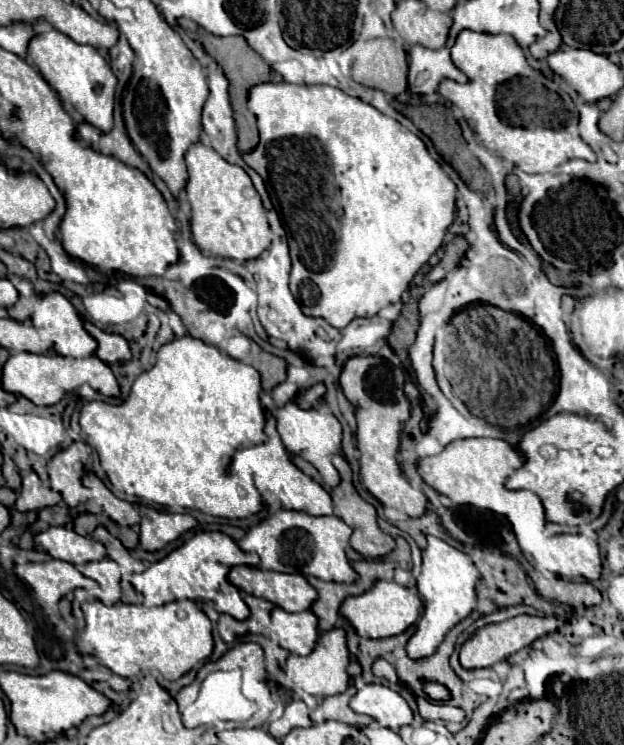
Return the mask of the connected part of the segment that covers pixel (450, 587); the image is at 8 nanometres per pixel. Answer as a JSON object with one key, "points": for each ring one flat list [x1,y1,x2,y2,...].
{"points":[[428,537,428,547,422,551,422,559,418,593,424,601,424,615,420,617,414,635,406,643,406,653,414,661,434,655,446,633,476,609,476,585,480,581,472,559,438,537]]}

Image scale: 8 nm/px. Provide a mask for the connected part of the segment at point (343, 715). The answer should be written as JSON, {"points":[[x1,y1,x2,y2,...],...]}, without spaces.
{"points":[[342,693,342,695,334,695,334,697,328,697,324,699,314,717,322,717,322,719,336,719,336,721,342,721,342,723,348,723,348,725,360,725,360,723,366,723,362,717,358,717,350,707,348,707,348,701,350,701,352,693]]}

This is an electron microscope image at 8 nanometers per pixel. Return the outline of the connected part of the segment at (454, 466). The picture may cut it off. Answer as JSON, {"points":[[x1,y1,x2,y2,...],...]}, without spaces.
{"points":[[458,439,446,445,440,455,420,459,418,473,432,489,436,489,440,495,450,497,456,505,472,505,472,507,490,509,494,513,506,515,514,527,526,525,524,537,530,537,528,525,540,525,540,533,542,533,542,527,546,525,544,507,542,507,540,497,532,491,508,491,504,487,506,475,522,467,524,461,526,461,524,453,512,447,508,441]]}

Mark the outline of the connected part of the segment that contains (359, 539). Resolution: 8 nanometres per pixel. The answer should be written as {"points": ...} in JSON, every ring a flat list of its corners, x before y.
{"points":[[334,455,334,457,332,457,332,463,334,463,334,467,338,469,340,479,342,479,338,487,330,489,330,495,332,495,332,501,334,501,334,515,340,517,344,523,348,523,348,527,352,527,352,531,354,531,354,533,352,533,352,539,350,539,352,549,356,549,360,555,372,557,372,559,386,557,386,555,396,547,394,539,392,539,390,535,386,535,386,533,378,527,378,523,376,523,376,509,374,509,368,501,364,501,364,499,358,495,358,491,356,491,356,487,354,487,354,481,352,481,352,469,350,469,348,461,346,461,342,455]]}

